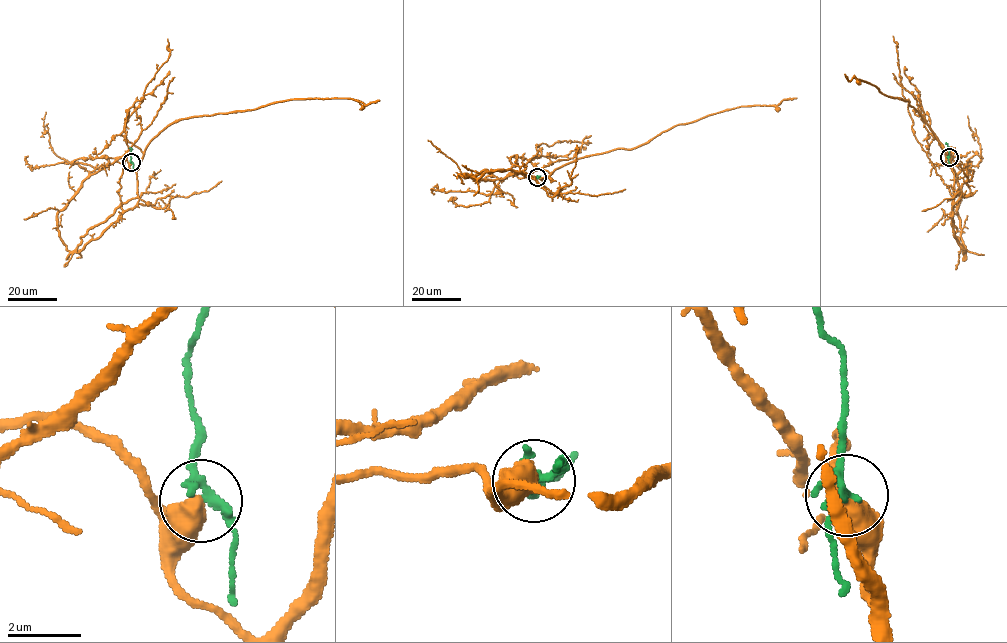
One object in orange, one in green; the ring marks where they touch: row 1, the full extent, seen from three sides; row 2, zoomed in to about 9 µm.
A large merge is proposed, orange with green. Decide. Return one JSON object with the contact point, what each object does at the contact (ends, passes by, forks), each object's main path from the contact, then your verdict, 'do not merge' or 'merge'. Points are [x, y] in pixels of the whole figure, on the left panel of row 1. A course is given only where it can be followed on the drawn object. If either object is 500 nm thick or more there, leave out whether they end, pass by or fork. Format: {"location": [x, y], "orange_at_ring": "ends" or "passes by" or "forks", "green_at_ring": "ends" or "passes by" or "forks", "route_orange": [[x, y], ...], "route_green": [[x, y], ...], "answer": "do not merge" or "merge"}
{"location": [131, 162], "route_orange": [[131, 162], [135, 171], [153, 138], [180, 120], [294, 99], [354, 99], [365, 105], [380, 100]], "route_green": [[131, 162], [129, 147]], "answer": "do not merge"}

